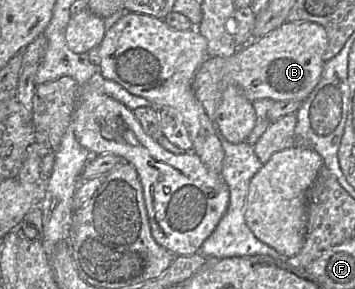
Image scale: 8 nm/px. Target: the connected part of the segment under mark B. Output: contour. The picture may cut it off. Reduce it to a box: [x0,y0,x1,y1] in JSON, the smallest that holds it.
[192,20,328,120]

